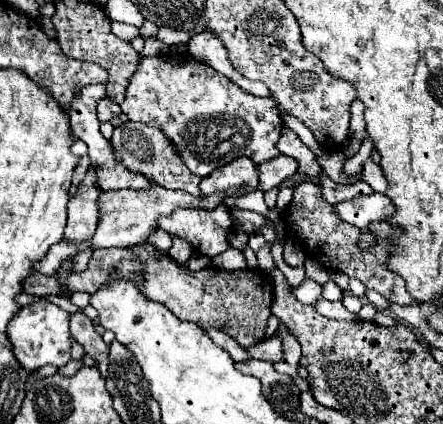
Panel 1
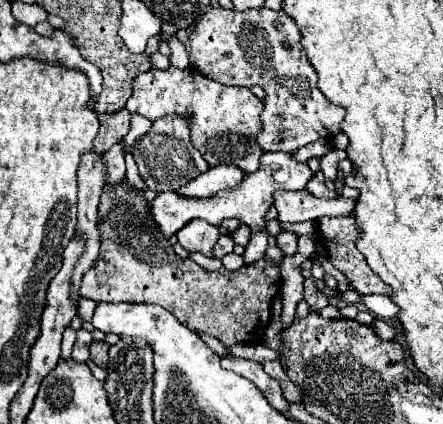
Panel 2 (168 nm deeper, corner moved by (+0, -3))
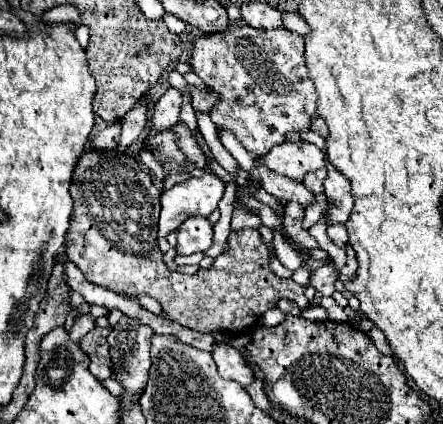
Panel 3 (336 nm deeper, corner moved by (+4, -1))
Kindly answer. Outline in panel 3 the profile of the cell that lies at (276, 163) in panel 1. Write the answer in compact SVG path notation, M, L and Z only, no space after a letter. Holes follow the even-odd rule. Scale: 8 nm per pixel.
M303 140L303 142L283 142L275 146L261 160L271 170L301 182L307 172L315 172L317 168L323 168L327 156L315 144Z

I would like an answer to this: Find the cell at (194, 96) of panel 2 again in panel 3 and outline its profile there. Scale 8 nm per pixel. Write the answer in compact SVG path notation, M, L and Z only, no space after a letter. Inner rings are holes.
M189 86L189 90L191 90L191 94L193 94L193 108L195 108L197 112L209 112L209 110L217 104L217 96L215 96L211 90L201 92L201 90L193 88L193 86Z

